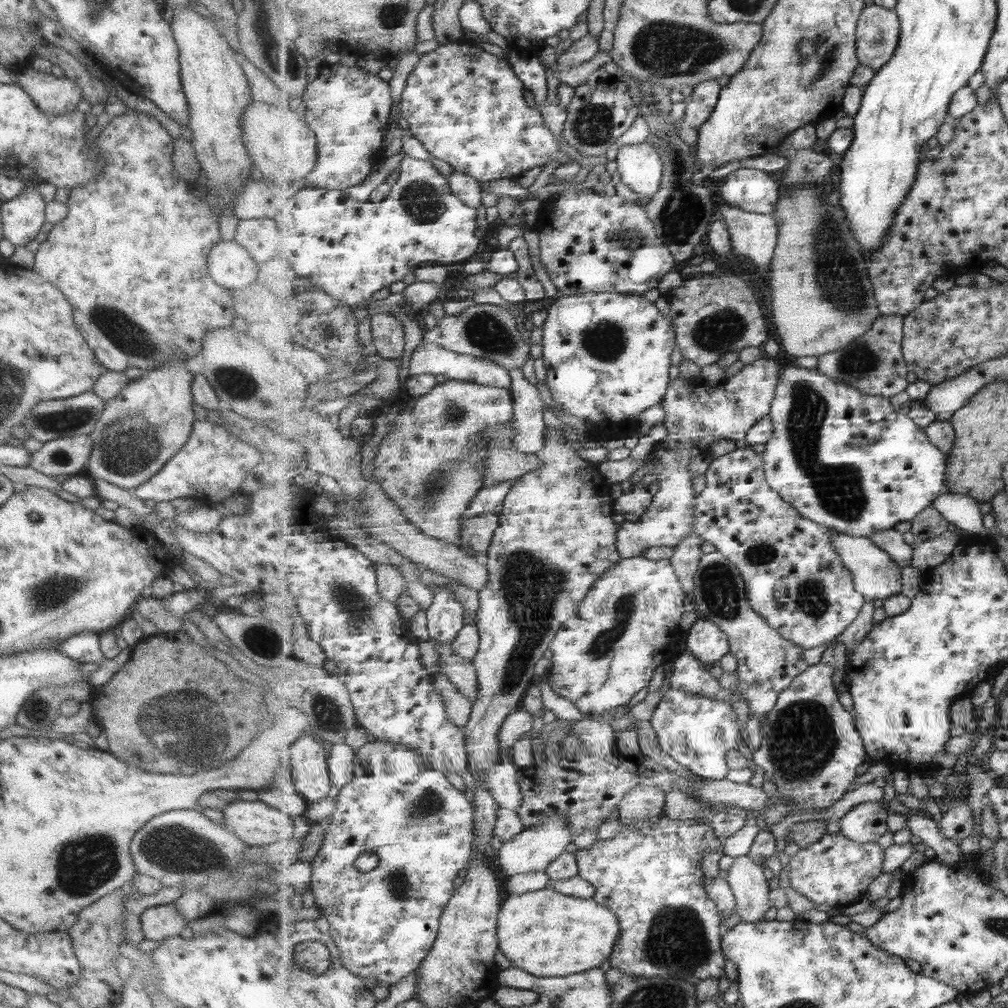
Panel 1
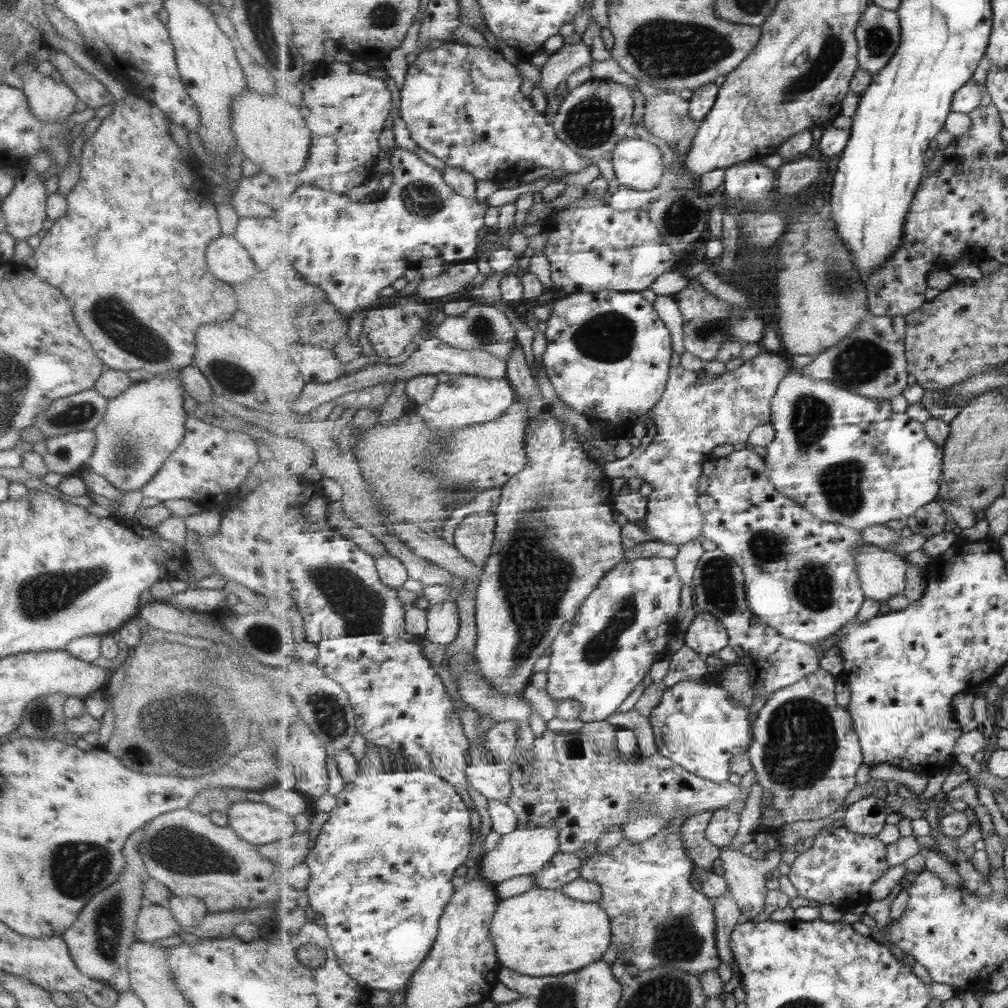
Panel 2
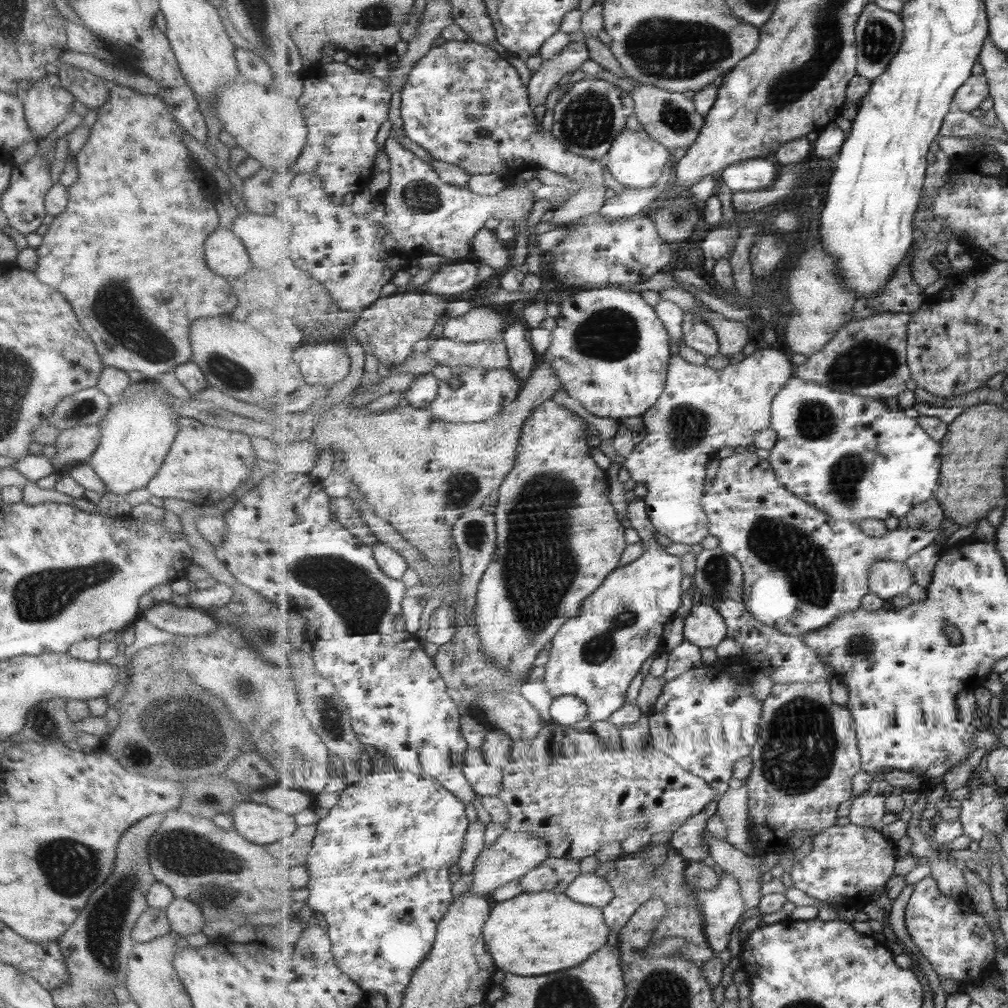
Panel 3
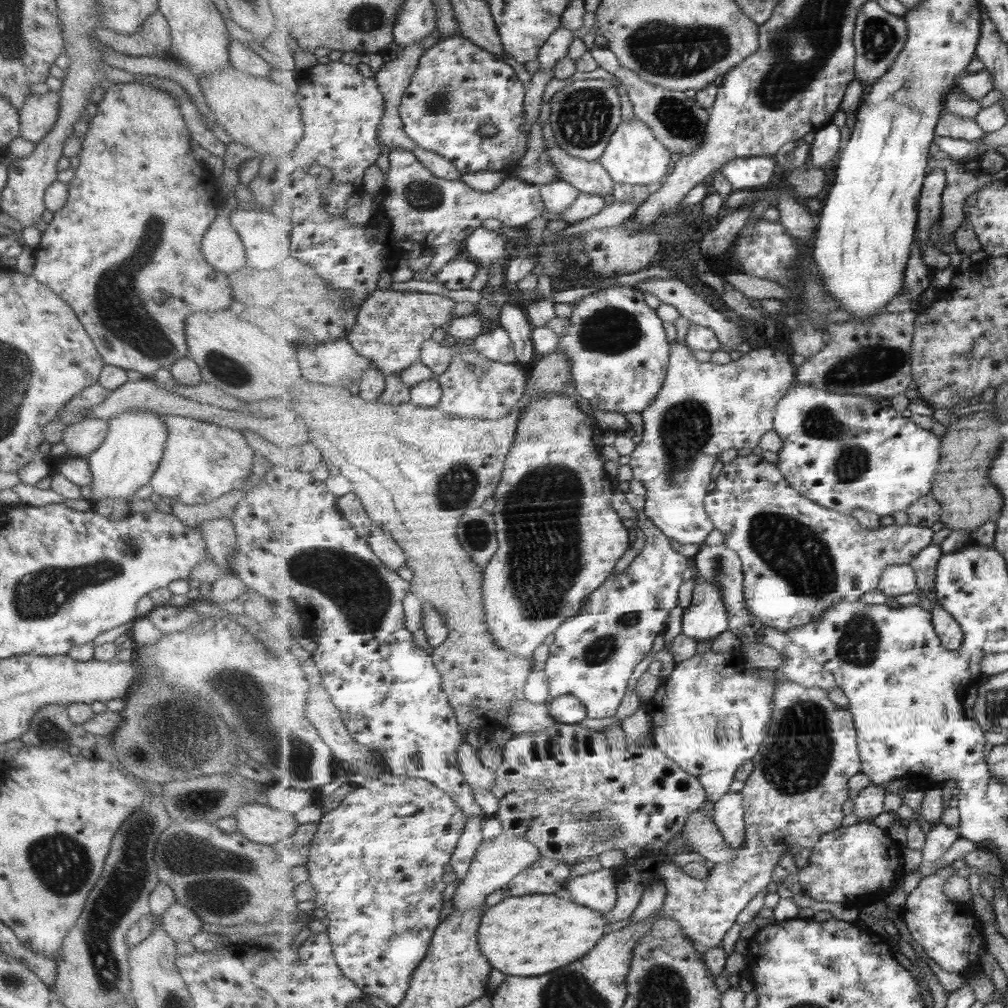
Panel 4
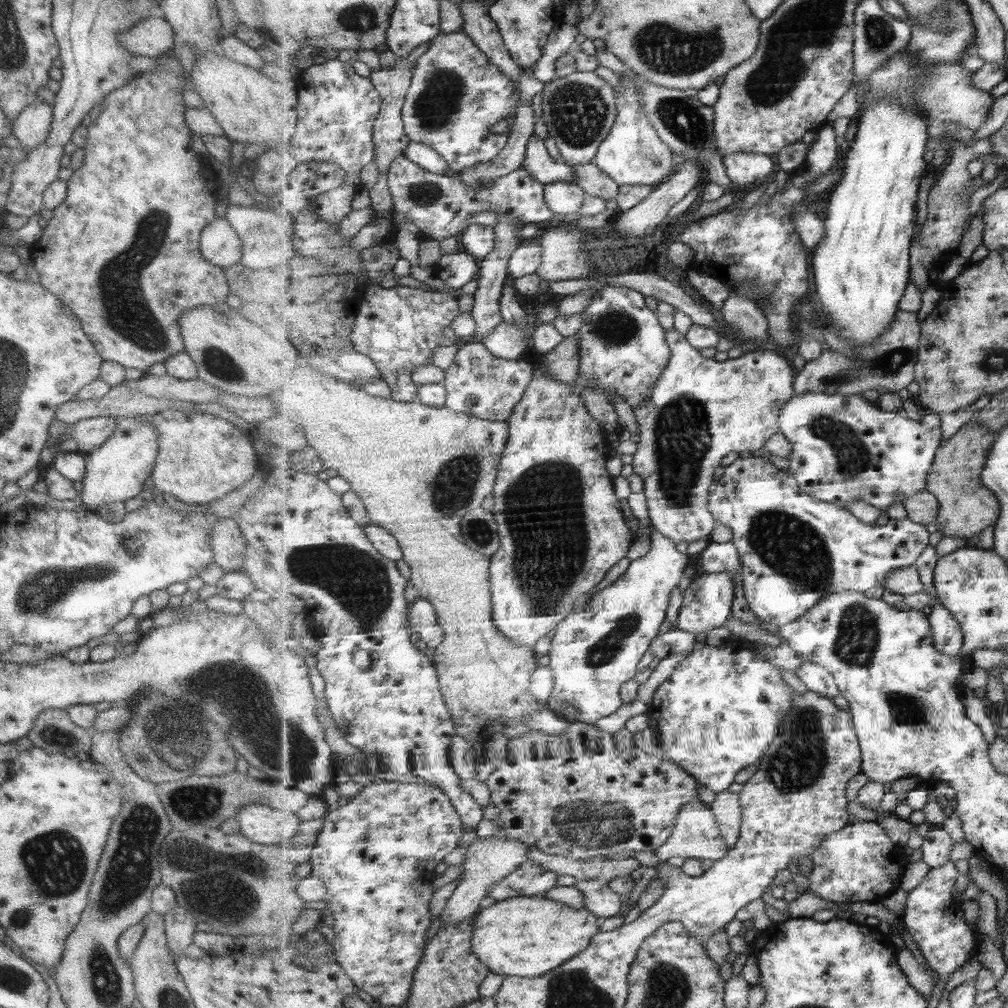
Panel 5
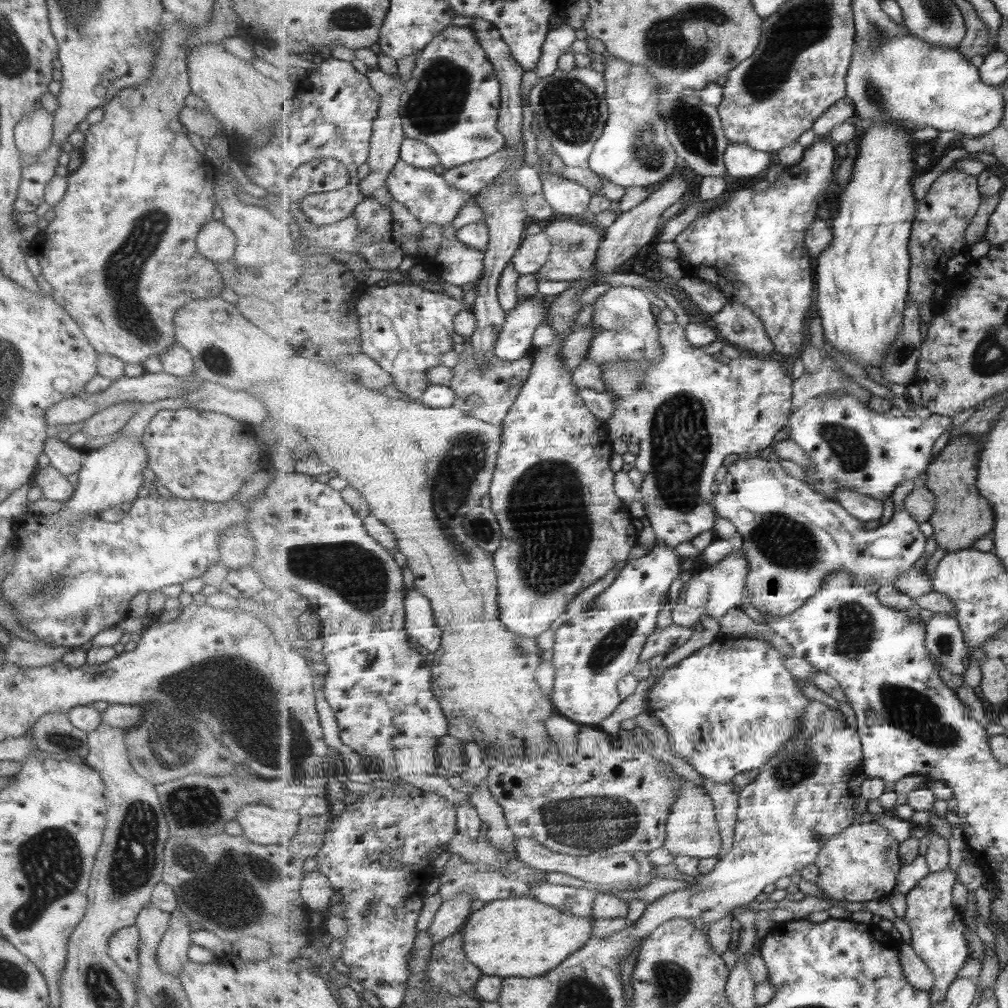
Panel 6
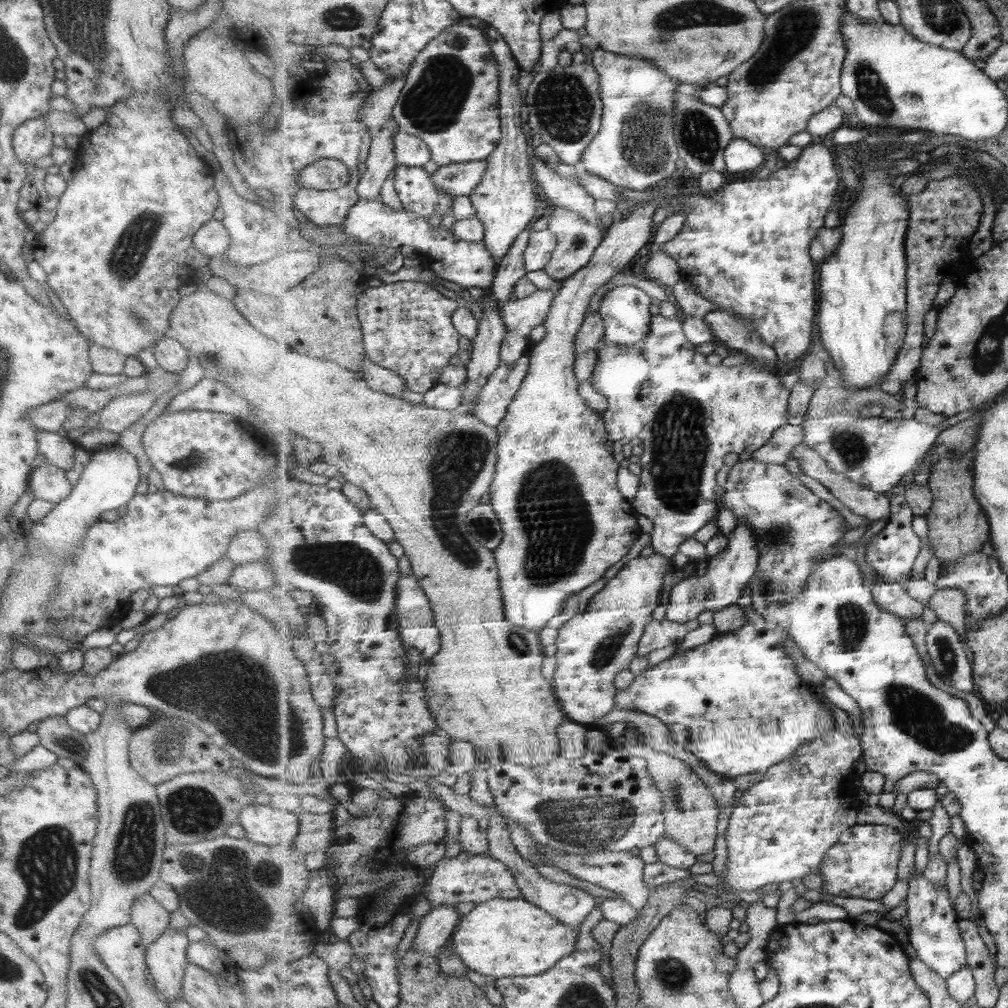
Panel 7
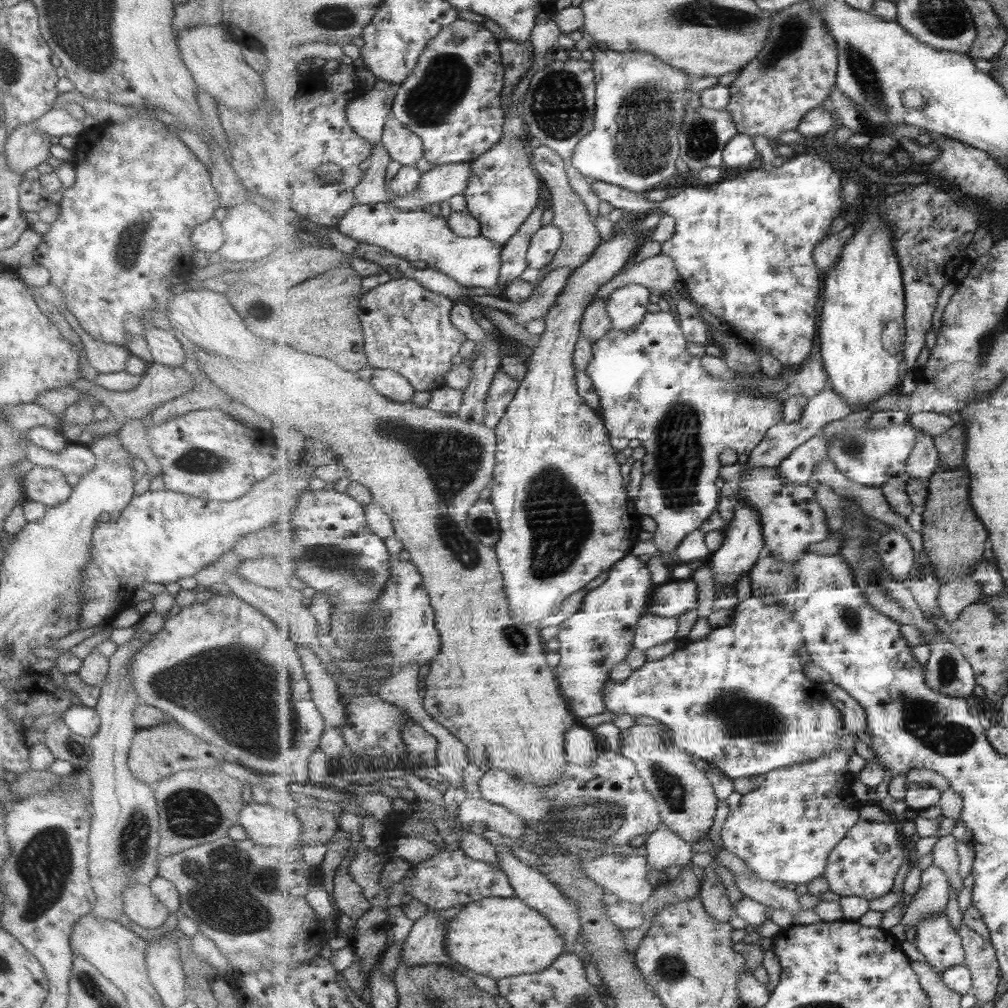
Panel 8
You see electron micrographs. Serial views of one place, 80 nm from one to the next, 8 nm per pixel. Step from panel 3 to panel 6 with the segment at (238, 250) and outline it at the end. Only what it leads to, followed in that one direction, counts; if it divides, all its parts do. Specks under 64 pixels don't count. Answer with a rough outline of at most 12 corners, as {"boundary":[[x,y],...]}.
{"boundary":[[211,219],[195,237],[197,252],[214,263],[231,260],[235,236]]}

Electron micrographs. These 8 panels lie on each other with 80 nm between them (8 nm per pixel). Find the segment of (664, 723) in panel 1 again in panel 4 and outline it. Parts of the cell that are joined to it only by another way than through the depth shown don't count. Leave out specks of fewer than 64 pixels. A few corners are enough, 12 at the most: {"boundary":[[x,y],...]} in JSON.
{"boundary":[[741,649],[663,679],[651,743],[716,803],[770,736]]}

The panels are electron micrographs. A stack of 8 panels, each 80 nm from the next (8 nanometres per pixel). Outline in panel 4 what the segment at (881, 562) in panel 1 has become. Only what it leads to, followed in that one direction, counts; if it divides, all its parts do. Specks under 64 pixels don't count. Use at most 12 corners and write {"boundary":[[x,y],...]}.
{"boundary":[[910,564],[890,566],[877,589],[895,598],[919,589]]}

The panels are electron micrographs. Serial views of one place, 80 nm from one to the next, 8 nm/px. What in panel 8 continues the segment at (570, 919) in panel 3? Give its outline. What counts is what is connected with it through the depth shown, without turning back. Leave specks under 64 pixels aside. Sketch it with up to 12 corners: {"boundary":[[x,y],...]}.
{"boundary":[[518,897],[449,920],[447,953],[477,974],[538,973],[567,953]]}

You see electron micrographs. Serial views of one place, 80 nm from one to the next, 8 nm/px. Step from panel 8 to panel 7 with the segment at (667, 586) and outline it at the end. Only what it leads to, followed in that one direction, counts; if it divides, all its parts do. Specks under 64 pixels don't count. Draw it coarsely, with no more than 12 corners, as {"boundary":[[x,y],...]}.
{"boundary":[[737,522],[703,577],[672,586],[666,619],[685,624],[739,600],[758,572],[749,525]]}

